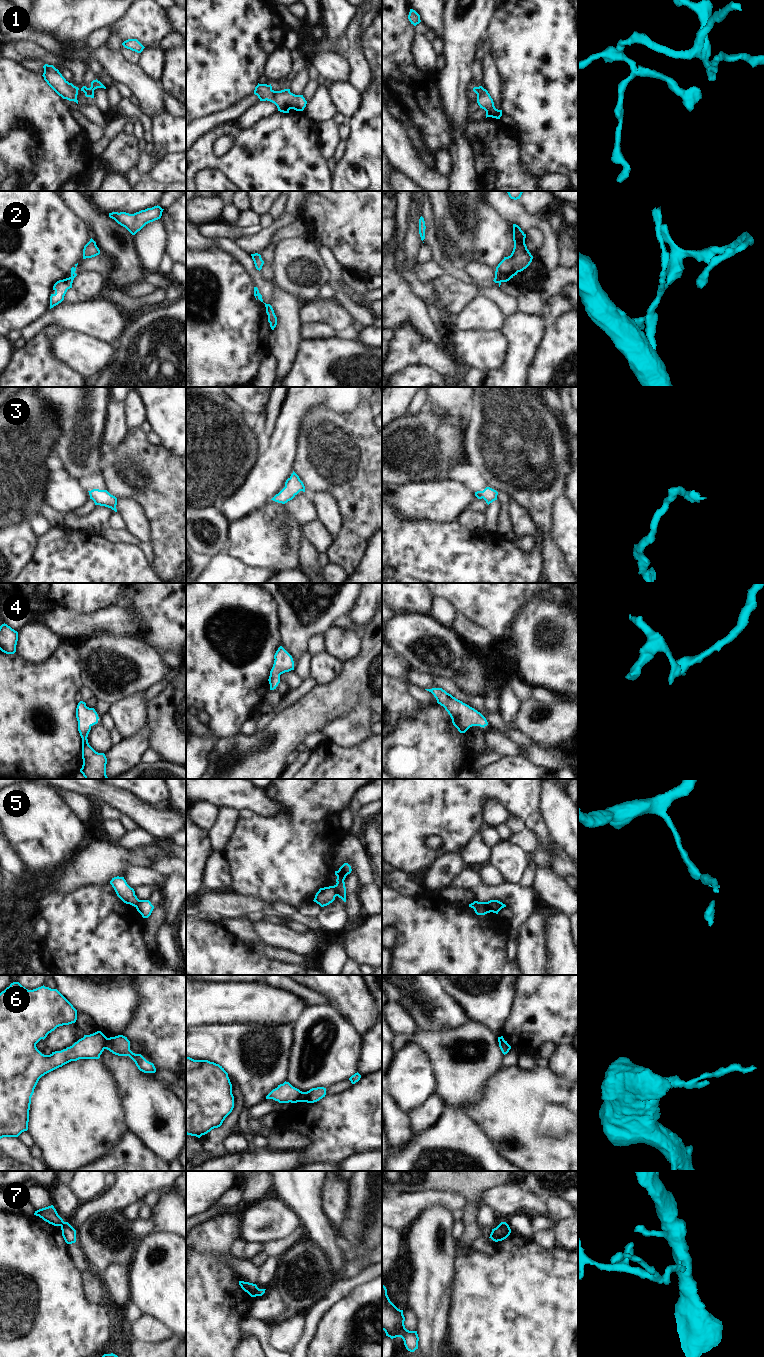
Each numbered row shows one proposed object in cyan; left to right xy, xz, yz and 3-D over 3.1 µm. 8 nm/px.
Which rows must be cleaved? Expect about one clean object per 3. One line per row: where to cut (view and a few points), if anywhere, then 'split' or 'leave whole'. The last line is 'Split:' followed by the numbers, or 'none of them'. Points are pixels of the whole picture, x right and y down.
1: cut none; leave whole
2: cut xz (268, 304), (266, 307); split
3: cut none; leave whole
4: cut none; leave whole
5: cut xz (333, 886), (336, 895); split
6: cut xy (108, 1038), (104, 1048); split
7: cut xy (64, 1222), (61, 1226); split
Split: 2, 5, 6, 7

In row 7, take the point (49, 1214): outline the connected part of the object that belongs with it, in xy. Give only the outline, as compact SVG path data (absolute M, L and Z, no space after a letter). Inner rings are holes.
M53 1205L35 1211L34 1215L54 1226L62 1226L64 1223Z

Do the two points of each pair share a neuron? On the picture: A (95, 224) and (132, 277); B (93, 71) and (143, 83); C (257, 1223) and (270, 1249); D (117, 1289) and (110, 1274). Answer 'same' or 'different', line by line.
A: same
B: different
C: different
D: same

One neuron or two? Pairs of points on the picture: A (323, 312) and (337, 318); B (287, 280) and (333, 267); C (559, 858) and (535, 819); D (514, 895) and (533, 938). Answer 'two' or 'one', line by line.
A: one
B: two
C: two
D: two

